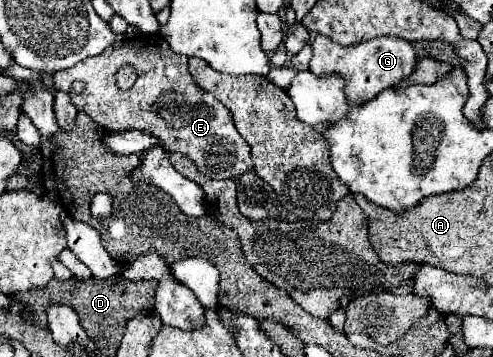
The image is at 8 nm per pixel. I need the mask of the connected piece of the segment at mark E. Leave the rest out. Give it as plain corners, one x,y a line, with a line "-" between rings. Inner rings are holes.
159,33
137,35
133,39
125,39
119,47
109,47
101,55
87,57
85,61
79,61
71,69
59,71
53,77
55,79
53,85
55,85
55,89
69,93
77,111
87,113
93,119
93,123
105,127
107,131
139,129
145,133
153,133
157,137
157,141
161,141
161,147
165,151
183,153
185,157
189,157
195,163
195,167
201,171
201,175
213,177
213,179
237,179
241,173
253,169
251,149
245,143
245,139
237,133
229,109
221,101
213,99
207,91
203,91
193,81
191,73
187,71
187,61
189,59
185,55
173,53
173,49
169,49
169,43
165,41
163,35
159,35
-
123,65
133,65
137,71
137,81
127,91
121,91
115,81
115,75

